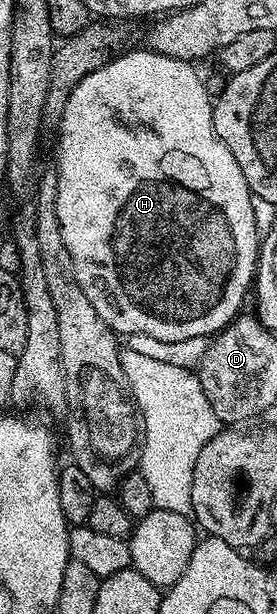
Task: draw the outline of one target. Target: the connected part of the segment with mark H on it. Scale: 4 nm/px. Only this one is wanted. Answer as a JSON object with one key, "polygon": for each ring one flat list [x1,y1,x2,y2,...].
{"polygon":[[126,50,110,58,99,69,87,73,75,85,67,97,67,109,63,109,61,126,57,139,57,196,55,213,59,217,59,229,63,229,63,245,71,253,71,265,79,289,87,293,87,301,95,305,95,313,107,321,107,325,118,336,128,337,133,334,147,334,163,342,184,341,187,338,212,337,222,331,237,318,242,310,241,302,245,294,250,294,253,276,257,273,257,252,259,250,259,231,257,235,257,215,253,212,255,196,250,191,243,177,243,169,231,157,231,149,215,133,213,124,213,104,206,84,197,76,192,62,184,59,172,59,158,51]]}

